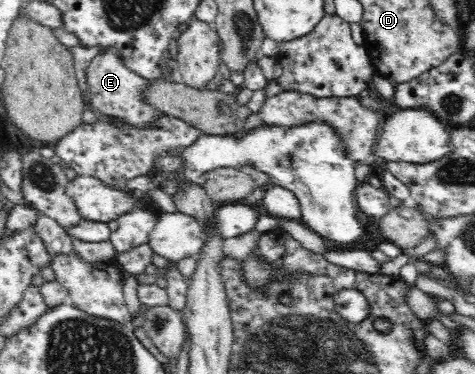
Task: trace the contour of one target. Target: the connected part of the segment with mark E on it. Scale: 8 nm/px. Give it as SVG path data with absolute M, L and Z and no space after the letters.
M102 47L102 51L88 63L85 77L89 87L90 103L105 116L122 121L126 126L134 129L148 129L148 127L156 125L156 121L167 116L166 113L158 110L146 100L146 93L150 89L150 80L126 66L126 62L122 60L121 51L117 47Z

